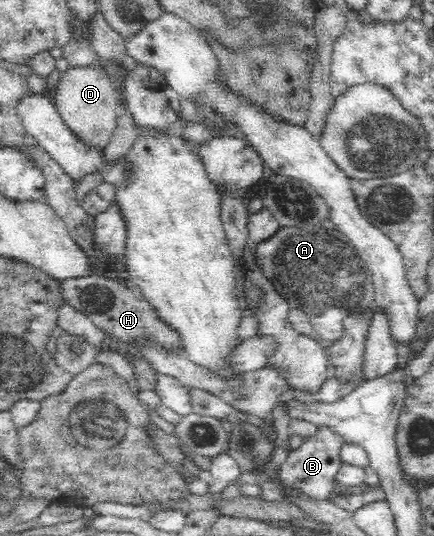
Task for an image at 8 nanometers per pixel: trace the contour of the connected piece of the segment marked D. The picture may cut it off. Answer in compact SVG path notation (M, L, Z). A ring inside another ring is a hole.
M100 66L88 68L72 68L61 74L61 80L53 92L52 103L65 124L67 130L85 148L102 150L109 144L111 137L116 130L116 109L122 105L121 96L112 80L103 72Z

